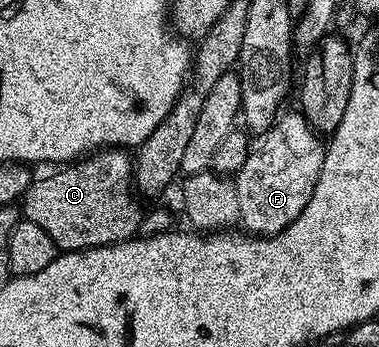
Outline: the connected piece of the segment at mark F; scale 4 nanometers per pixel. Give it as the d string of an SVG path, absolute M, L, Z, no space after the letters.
M284 112L275 124L258 138L259 146L248 155L239 169L239 174L233 177L239 204L239 221L242 228L252 235L273 237L276 233L285 231L301 211L305 211L305 203L313 195L313 187L317 187L317 179L321 175L321 163L325 141L320 134L311 128L302 112Z

